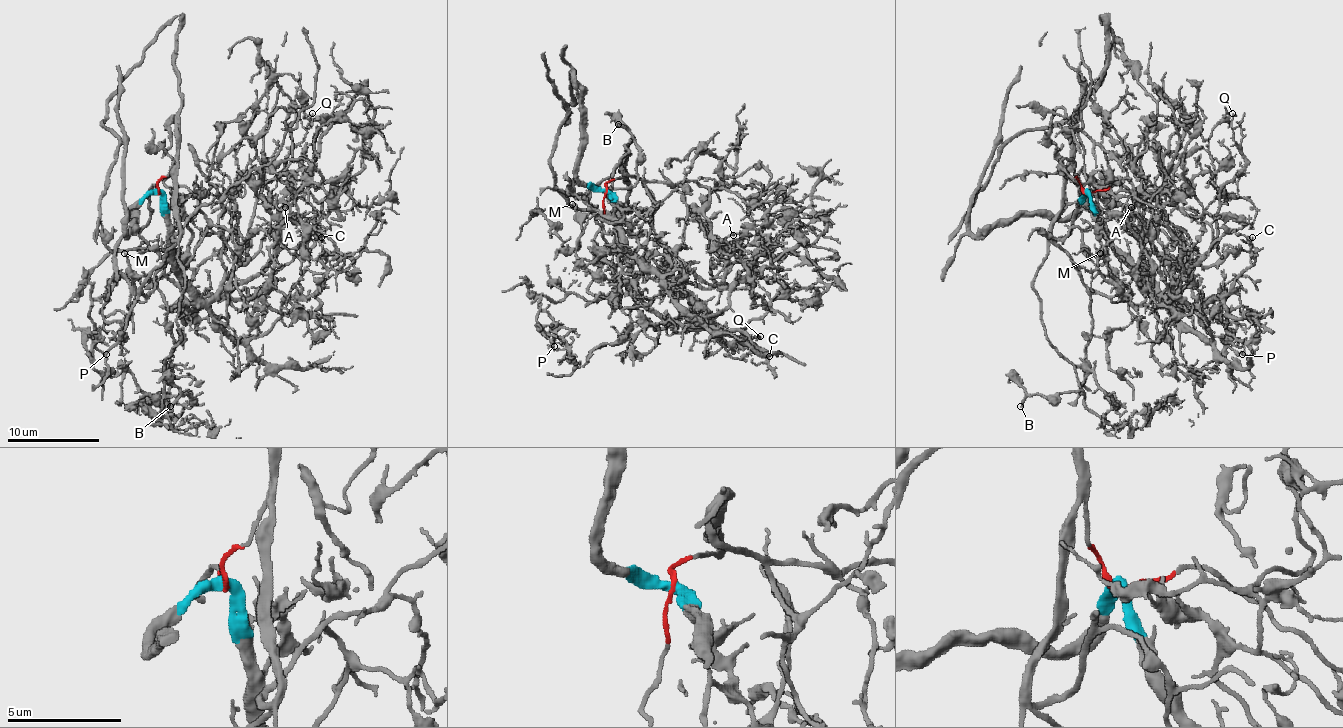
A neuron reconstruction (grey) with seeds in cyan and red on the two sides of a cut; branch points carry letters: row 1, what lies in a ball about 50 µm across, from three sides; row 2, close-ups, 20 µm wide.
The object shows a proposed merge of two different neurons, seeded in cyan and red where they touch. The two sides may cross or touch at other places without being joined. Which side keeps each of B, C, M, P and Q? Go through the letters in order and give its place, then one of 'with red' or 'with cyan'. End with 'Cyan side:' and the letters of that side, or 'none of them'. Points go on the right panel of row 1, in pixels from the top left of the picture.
B: place (1020, 406); with red
C: place (1252, 237); with cyan
M: place (1100, 253); with red
P: place (1242, 354); with red
Q: place (1232, 113); with cyan
Cyan side: C, Q

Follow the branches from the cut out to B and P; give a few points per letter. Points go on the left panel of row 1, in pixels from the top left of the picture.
B: (158, 194), (158, 182), (174, 166), (184, 281), (165, 392), (191, 397), (181, 394), (170, 406)
P: (158, 194), (154, 184), (147, 194), (147, 244), (114, 249), (89, 277), (94, 341), (105, 355)

